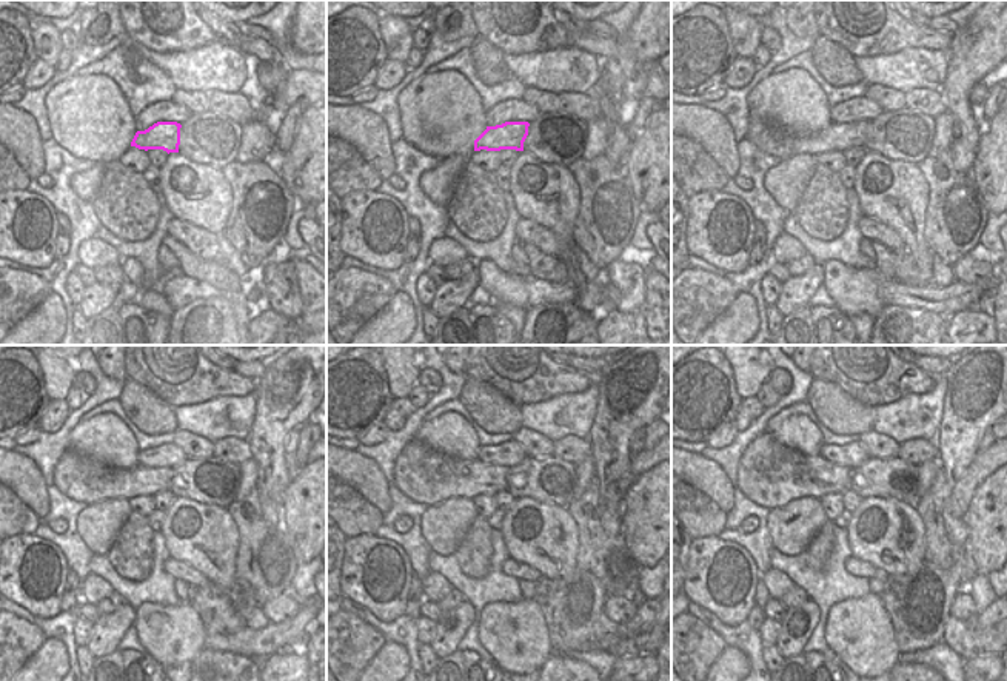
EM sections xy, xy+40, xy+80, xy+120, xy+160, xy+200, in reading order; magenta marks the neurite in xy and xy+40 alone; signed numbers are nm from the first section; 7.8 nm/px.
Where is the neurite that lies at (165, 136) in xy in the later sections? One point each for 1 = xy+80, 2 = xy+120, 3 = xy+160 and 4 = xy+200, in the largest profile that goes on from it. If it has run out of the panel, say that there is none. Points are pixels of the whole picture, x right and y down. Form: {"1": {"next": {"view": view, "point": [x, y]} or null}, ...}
{"1": {"next": {"view": "xy+80", "point": [770, 139]}}, "2": {"next": {"view": "xy+120", "point": [77, 476]}}, "3": {"next": {"view": "xy+160", "point": [422, 473]}}, "4": {"next": {"view": "xy+200", "point": [770, 475]}}}

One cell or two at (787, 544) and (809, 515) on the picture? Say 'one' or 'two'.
one

